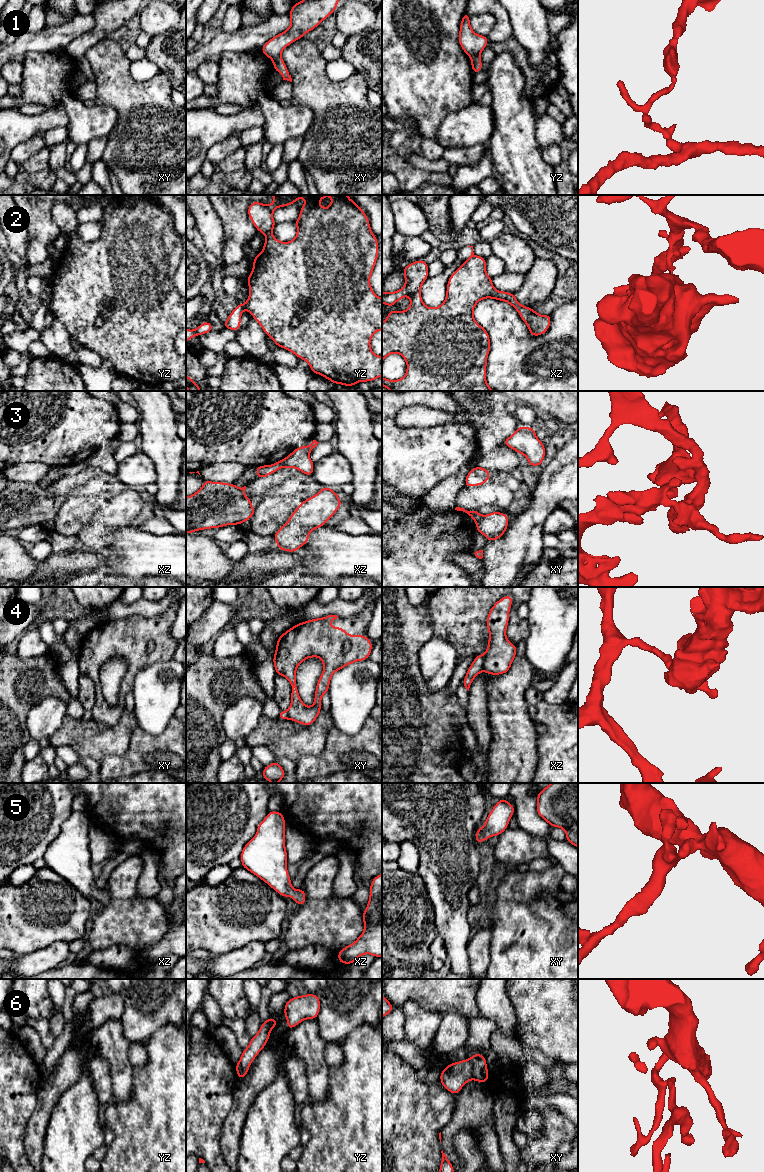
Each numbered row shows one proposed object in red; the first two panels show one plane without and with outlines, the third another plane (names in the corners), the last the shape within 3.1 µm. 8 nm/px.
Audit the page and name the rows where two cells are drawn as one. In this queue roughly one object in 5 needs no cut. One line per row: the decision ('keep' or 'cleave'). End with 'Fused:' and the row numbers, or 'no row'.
1: cleave
2: cleave
3: cleave
4: cleave
5: keep
6: cleave
Fused: 1, 2, 3, 4, 6

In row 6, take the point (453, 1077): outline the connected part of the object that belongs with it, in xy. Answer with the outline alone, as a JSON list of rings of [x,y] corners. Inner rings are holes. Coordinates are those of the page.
[[[468,1059],[450,1063],[440,1074],[441,1084],[454,1095],[457,1095],[462,1087],[472,1079],[472,1066]]]

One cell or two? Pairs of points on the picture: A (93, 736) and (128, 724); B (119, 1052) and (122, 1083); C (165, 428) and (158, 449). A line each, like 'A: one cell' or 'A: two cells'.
A: one cell
B: one cell
C: one cell

